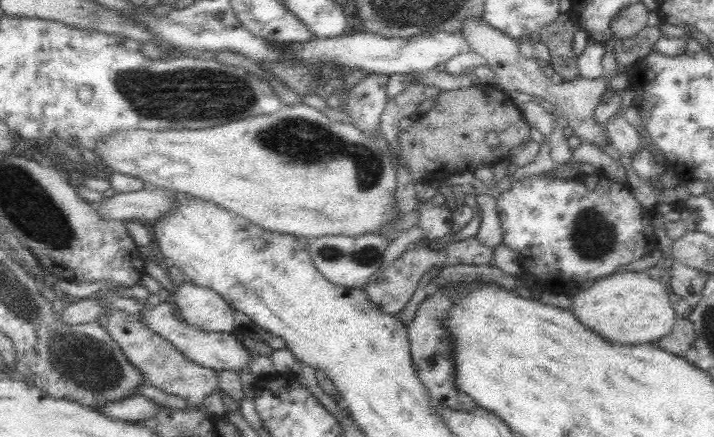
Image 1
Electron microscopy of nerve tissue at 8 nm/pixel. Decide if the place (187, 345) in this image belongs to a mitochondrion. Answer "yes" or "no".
no

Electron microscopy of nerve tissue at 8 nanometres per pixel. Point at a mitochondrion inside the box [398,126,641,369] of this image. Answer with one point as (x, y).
(593, 238)

